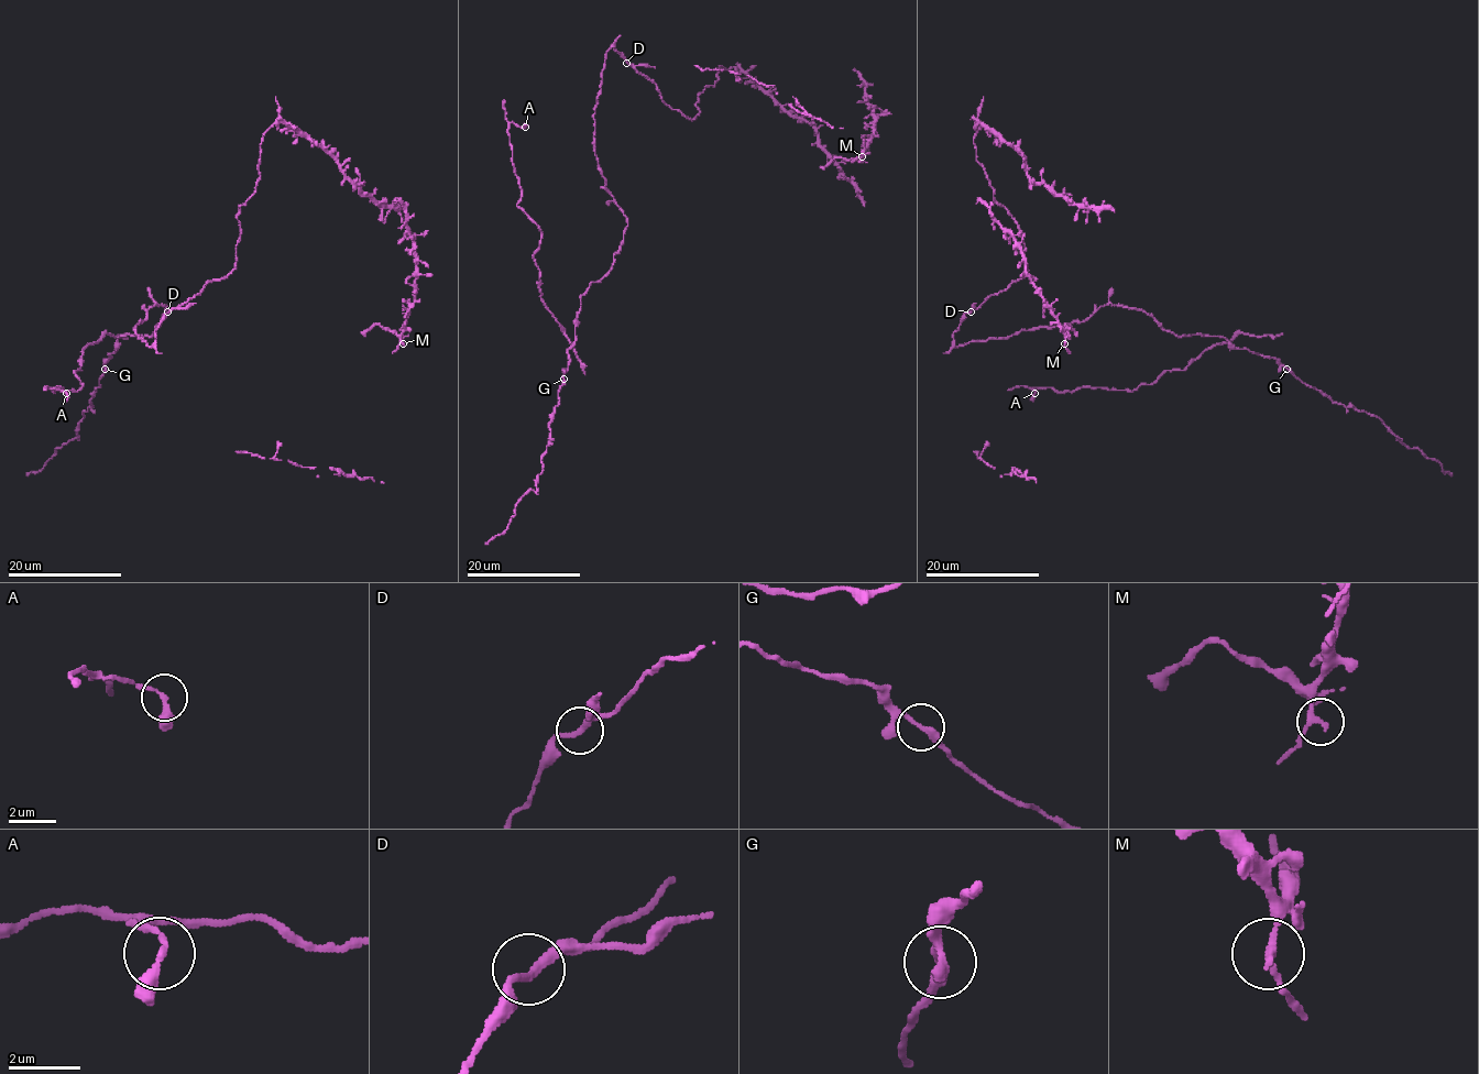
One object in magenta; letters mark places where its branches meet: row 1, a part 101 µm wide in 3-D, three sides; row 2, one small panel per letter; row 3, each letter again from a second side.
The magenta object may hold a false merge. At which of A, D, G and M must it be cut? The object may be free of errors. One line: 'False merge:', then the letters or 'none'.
False merge: G

